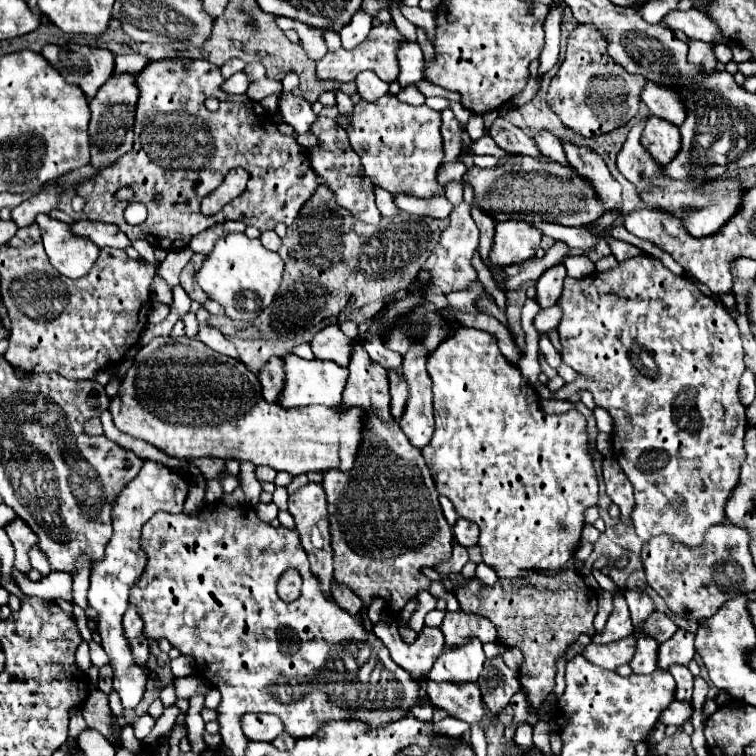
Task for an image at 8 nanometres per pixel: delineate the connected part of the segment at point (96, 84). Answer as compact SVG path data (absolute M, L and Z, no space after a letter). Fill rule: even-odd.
M47 44L41 56L71 84L77 84L85 96L93 98L97 90L109 80L113 72L113 54L105 48L91 48L81 44L55 46Z

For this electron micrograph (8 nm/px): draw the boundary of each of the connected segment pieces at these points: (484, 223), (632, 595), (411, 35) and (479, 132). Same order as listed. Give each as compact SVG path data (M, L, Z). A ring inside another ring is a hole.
M473 206L471 208L471 216L473 220L477 222L477 228L481 232L479 236L479 252L481 252L481 258L487 260L487 254L489 254L489 246L493 242L493 230L495 230L495 220L493 216L489 216L483 208L479 206Z
M627 590L625 592L625 600L627 600L627 606L629 606L629 612L631 612L635 628L643 626L643 622L655 612L655 604L653 604L653 600L645 592Z
M393 6L393 8L391 8L391 14L393 14L393 22L395 22L395 26L397 26L399 34L401 34L403 38L417 40L417 26L415 26L415 24L411 24L409 20L405 20L405 18L401 16L399 6Z
M471 114L469 122L467 122L467 132L473 140L477 140L485 134L484 121L481 115Z

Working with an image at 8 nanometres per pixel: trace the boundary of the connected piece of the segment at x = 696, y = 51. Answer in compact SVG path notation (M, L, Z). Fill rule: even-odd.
M693 40L689 48L689 64L703 70L715 70L715 56L713 56L711 46Z

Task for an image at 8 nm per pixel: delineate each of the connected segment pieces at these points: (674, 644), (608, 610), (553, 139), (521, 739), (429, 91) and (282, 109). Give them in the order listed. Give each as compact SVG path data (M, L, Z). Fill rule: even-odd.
M677 630L673 638L669 638L667 642L663 642L659 646L659 668L667 670L671 664L689 664L689 660L693 658L695 650L693 650L693 634L687 630Z
M603 590L603 595L598 600L598 612L594 619L594 626L597 633L603 630L608 617L613 611L613 595Z
M539 130L535 136L533 136L537 148L541 150L543 156L547 156L549 160L555 160L555 162L567 162L565 158L565 152L561 150L561 142L555 134L551 134L549 130Z
M523 722L519 728L517 728L517 732L515 732L515 744L519 744L519 746L531 746L533 742L531 742L531 734L533 734L533 726L531 724L527 724L527 722Z
M421 80L421 82L416 83L419 91L426 97L443 97L448 100L460 101L461 96L457 92L452 92L445 90L444 88L437 86L427 80Z
M285 76L283 80L283 90L279 98L279 114L283 116L286 123L293 126L296 133L304 134L309 131L313 124L313 110L307 100L301 96L295 96L291 90L297 86L297 76Z

